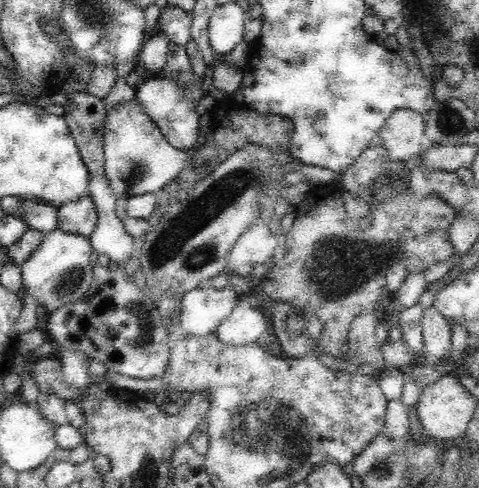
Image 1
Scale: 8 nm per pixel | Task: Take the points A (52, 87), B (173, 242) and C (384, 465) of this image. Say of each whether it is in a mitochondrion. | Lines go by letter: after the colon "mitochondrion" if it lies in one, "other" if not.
A: other
B: mitochondrion
C: mitochondrion

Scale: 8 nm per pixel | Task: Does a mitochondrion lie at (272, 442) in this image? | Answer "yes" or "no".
yes

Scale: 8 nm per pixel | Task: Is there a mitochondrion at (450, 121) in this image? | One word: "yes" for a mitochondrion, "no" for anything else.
yes

